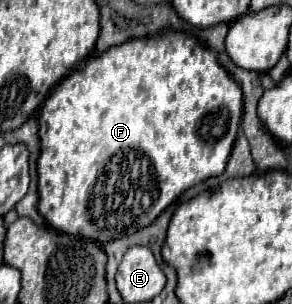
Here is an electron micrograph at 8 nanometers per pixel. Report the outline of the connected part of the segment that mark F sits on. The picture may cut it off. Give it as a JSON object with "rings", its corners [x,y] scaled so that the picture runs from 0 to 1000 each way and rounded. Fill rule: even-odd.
{"rings":[[[562,105],[514,125],[438,132],[411,151],[363,164],[356,178],[295,197],[274,211],[240,250],[205,263],[199,289],[171,303],[137,355],[130,388],[130,447],[137,447],[137,520],[130,520],[130,697],[158,717],[158,730],[205,763],[288,776],[336,803],[370,803],[418,776],[445,776],[479,750],[500,750],[534,724],[534,711],[582,678],[630,625],[658,618],[664,605],[753,579],[767,566],[774,526],[788,513],[808,428],[829,388],[829,296],[815,270],[747,211],[747,191],[719,158],[678,138],[664,118],[637,118],[623,105]]]}

